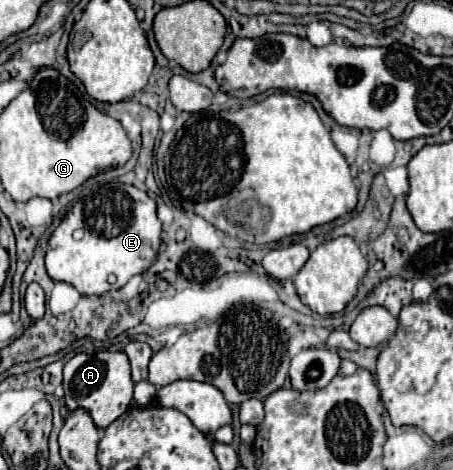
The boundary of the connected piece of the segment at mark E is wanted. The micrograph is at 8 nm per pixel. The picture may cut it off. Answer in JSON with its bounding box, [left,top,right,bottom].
[47,183,161,295]

